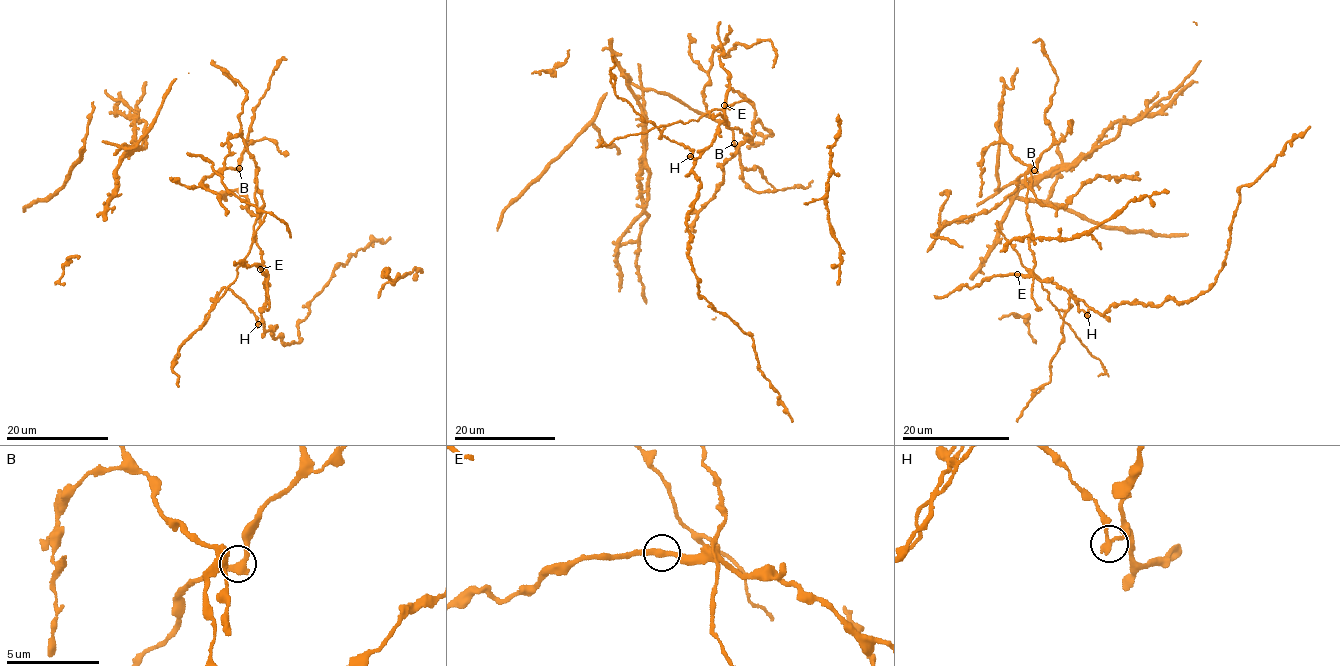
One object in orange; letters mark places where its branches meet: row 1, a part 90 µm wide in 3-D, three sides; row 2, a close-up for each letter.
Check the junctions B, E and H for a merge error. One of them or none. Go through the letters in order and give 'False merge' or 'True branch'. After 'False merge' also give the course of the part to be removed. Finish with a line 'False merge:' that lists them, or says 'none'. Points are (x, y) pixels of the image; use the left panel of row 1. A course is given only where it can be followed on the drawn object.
B: True branch
E: True branch
H: False merge. Course of the part to remove: (258, 325), (255, 314), (224, 288), (202, 327), (178, 349), (172, 369), (178, 387)
False merge: H

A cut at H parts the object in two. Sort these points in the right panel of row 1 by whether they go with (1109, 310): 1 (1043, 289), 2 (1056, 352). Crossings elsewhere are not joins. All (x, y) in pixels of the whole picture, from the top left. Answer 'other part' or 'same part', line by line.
1: other part
2: other part

